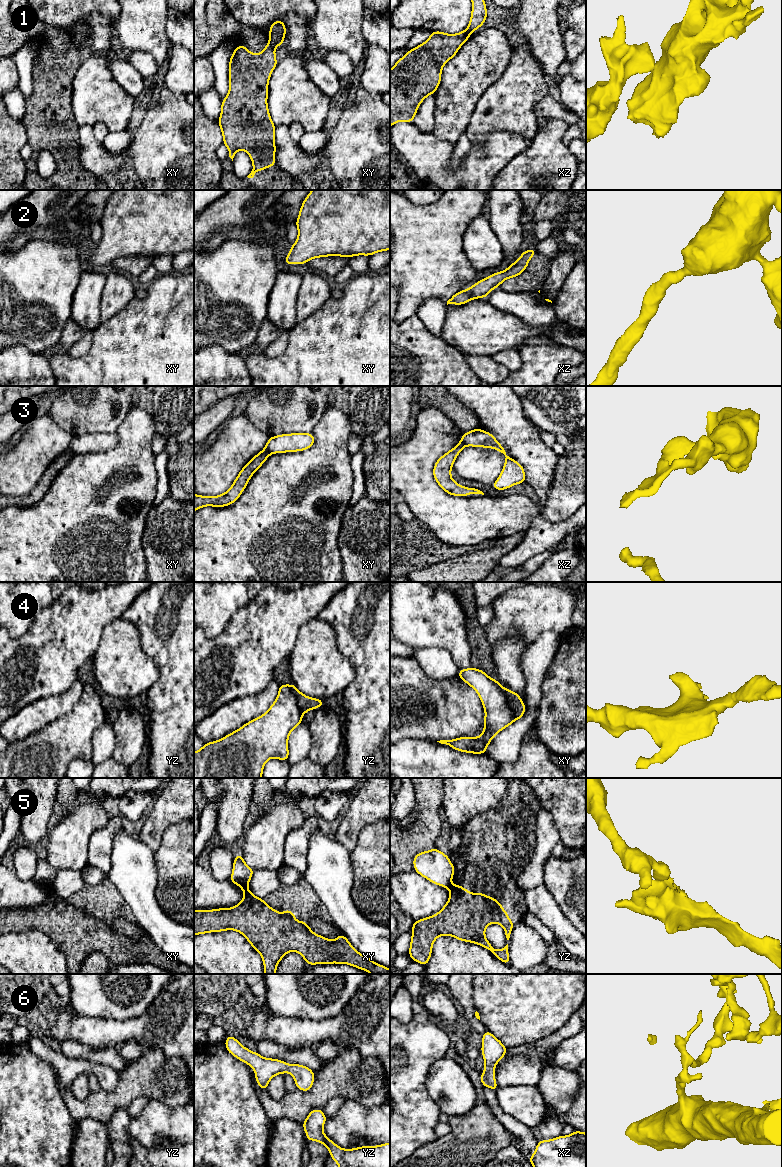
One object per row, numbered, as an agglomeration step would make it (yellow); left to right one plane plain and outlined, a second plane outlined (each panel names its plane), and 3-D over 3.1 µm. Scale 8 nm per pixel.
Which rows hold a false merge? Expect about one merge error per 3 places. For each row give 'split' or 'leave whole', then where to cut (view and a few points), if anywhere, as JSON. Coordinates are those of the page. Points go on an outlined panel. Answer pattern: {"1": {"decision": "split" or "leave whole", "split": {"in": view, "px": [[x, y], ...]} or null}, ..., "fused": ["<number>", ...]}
{"1": {"decision": "split", "split": {"in": "xy", "px": [[268, 43], [274, 47]]}}, "2": {"decision": "leave whole", "split": null}, "3": {"decision": "split", "split": {"in": "xy", "px": [[265, 448], [270, 453]]}}, "4": {"decision": "split", "split": {"in": "xy", "px": [[503, 689], [516, 719]]}}, "5": {"decision": "split", "split": {"in": "xy", "px": [[239, 884], [246, 885]]}}, "6": {"decision": "leave whole", "split": null}, "fused": ["1", "3", "4", "5"]}

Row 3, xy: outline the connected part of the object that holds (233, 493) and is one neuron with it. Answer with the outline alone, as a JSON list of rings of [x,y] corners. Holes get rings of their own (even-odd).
[[[263,449],[251,458],[241,469],[232,486],[225,493],[218,496],[201,496],[195,493],[194,512],[205,506],[226,507],[237,501],[246,488],[250,478],[263,465],[269,455],[270,453],[266,449]]]

